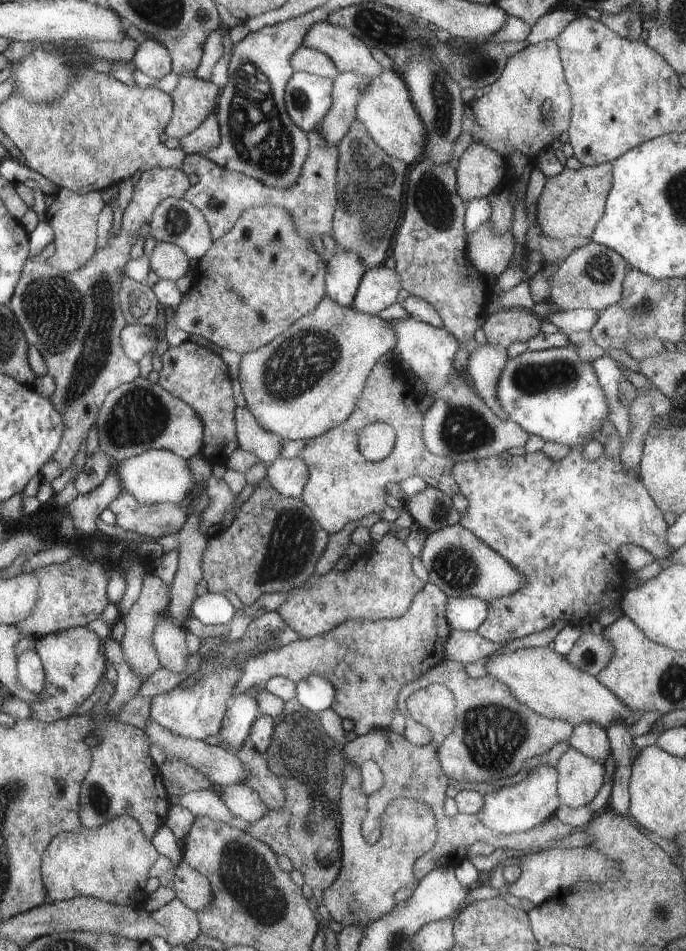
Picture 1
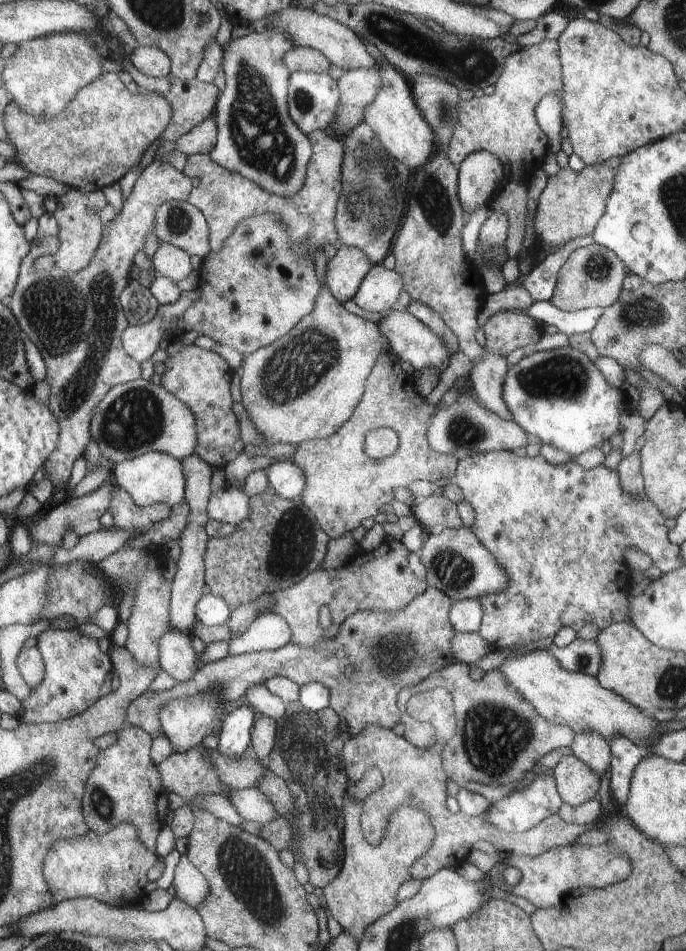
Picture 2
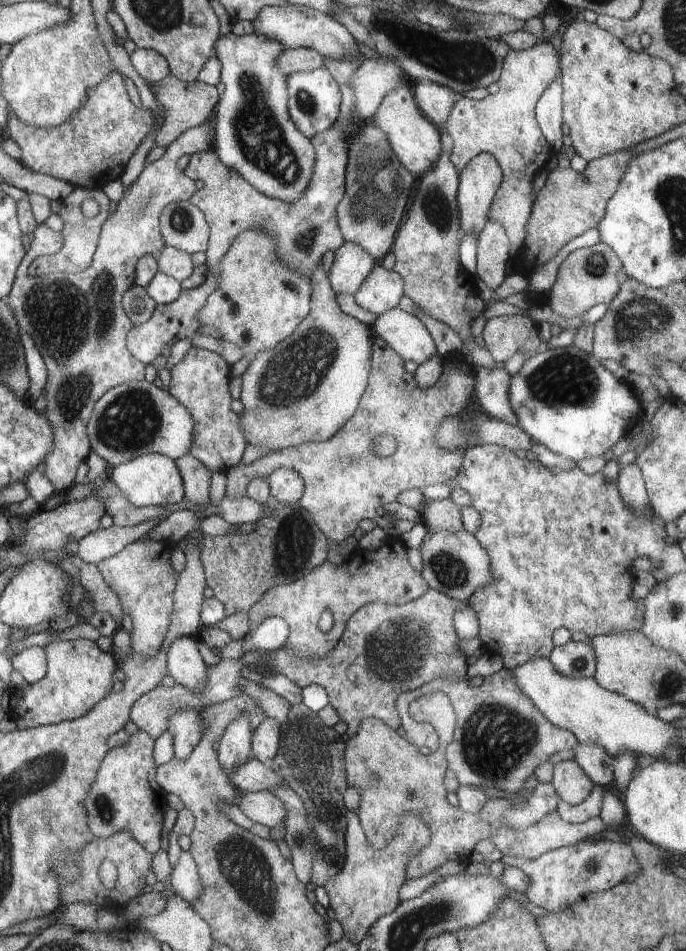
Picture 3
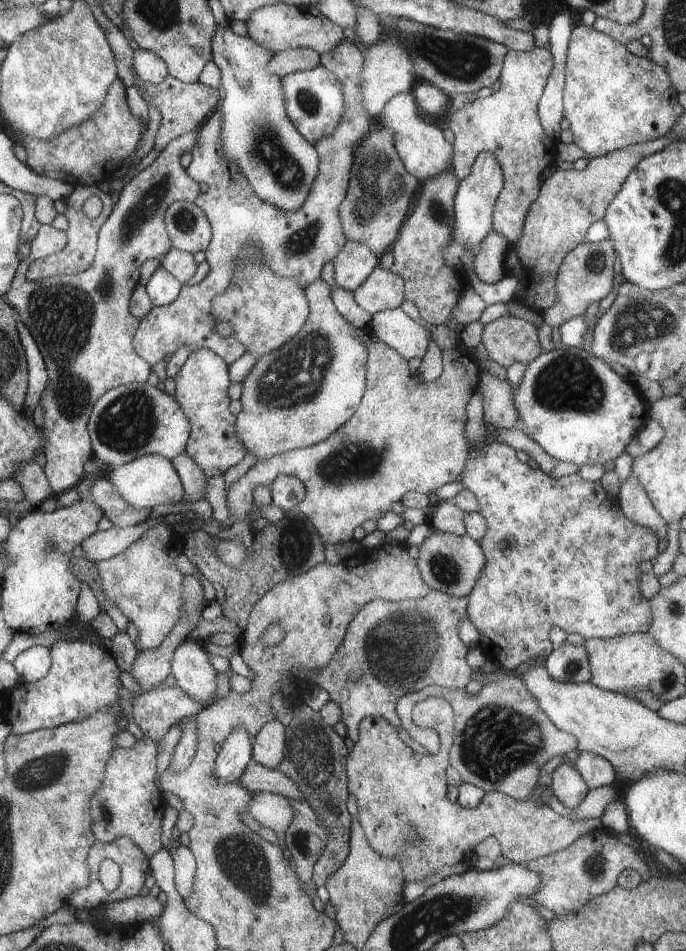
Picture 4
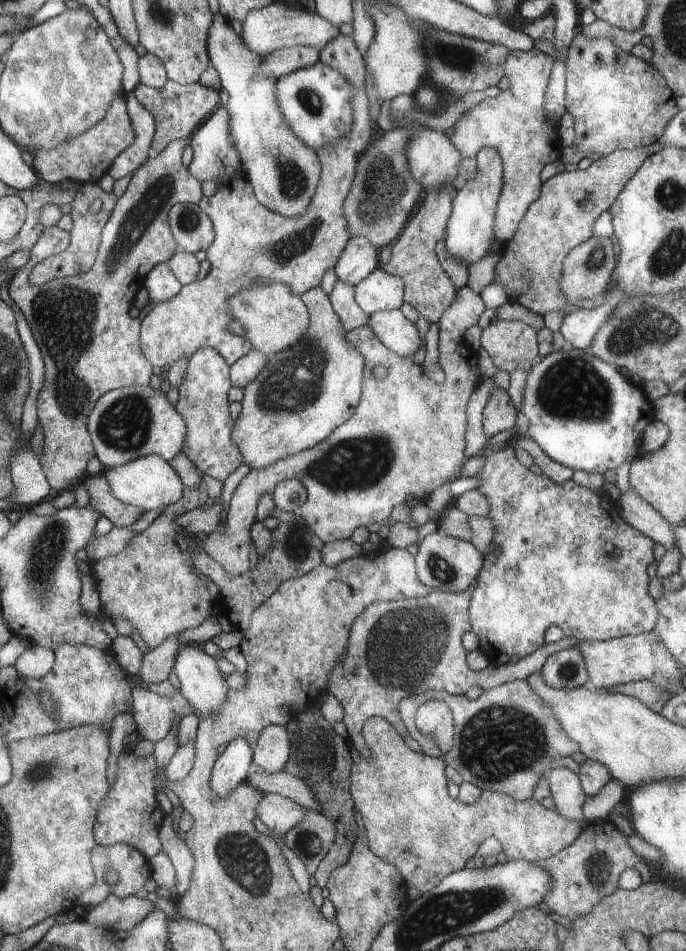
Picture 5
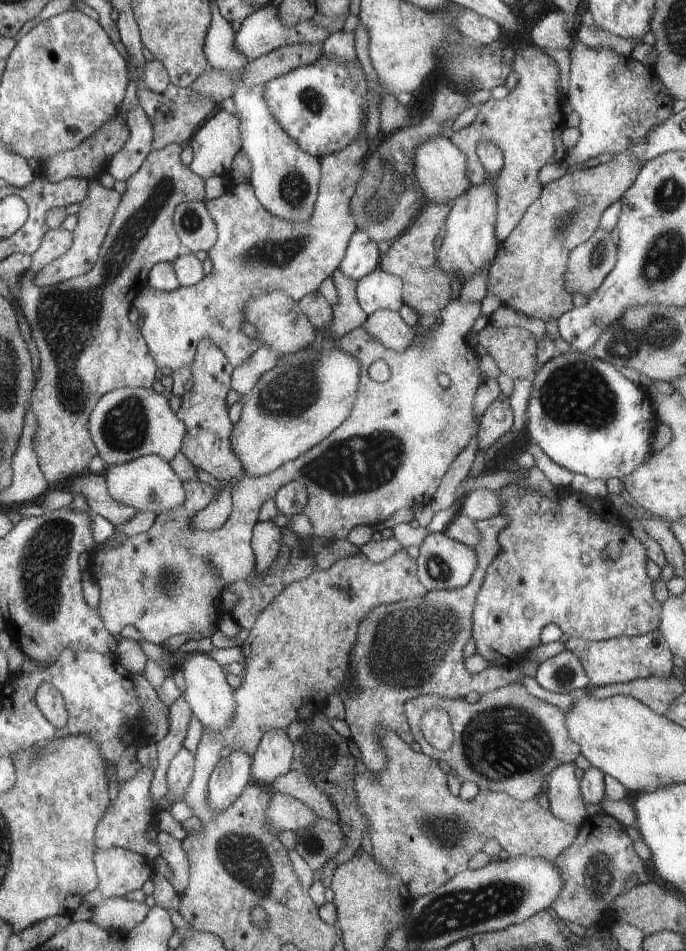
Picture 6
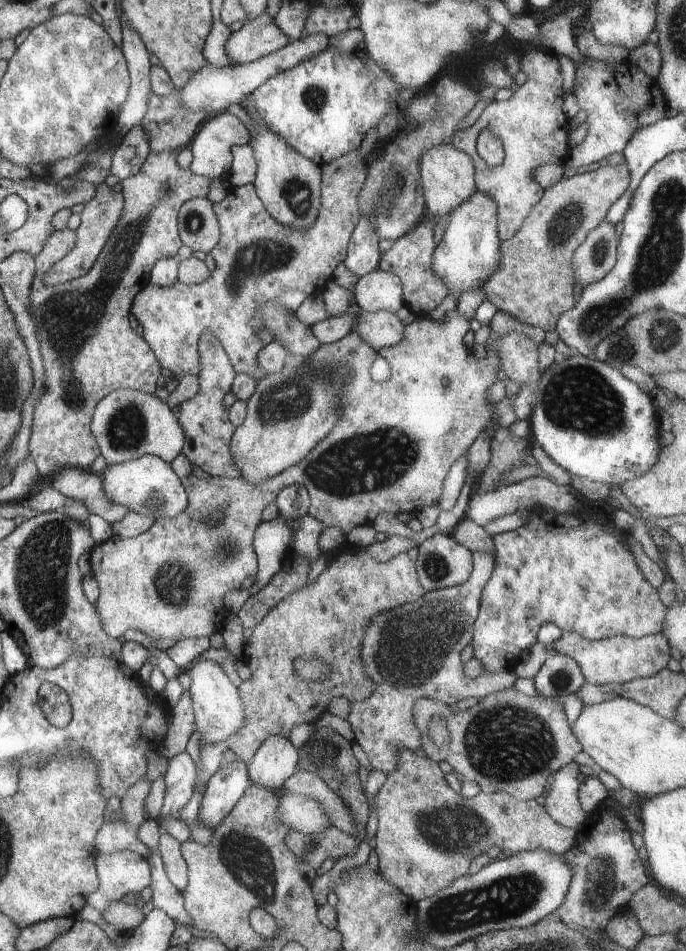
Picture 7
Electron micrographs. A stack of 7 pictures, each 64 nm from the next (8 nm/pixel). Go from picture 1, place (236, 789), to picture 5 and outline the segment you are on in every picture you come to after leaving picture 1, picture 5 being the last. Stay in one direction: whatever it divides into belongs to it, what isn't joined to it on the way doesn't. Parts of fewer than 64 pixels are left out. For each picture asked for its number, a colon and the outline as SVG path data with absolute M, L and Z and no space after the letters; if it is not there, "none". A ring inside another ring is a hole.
2: M231 788L227 790L227 802L243 822L251 824L265 824L277 814L269 800L255 788Z
3: M243 792L235 804L251 822L259 822L269 830L281 828L285 822L285 808L271 792Z
4: M251 794L245 812L255 818L261 826L273 830L279 838L283 838L283 832L289 828L293 818L289 800L279 794Z
5: M263 794L263 800L255 808L255 818L259 818L275 836L285 836L303 820L303 808L279 794Z

